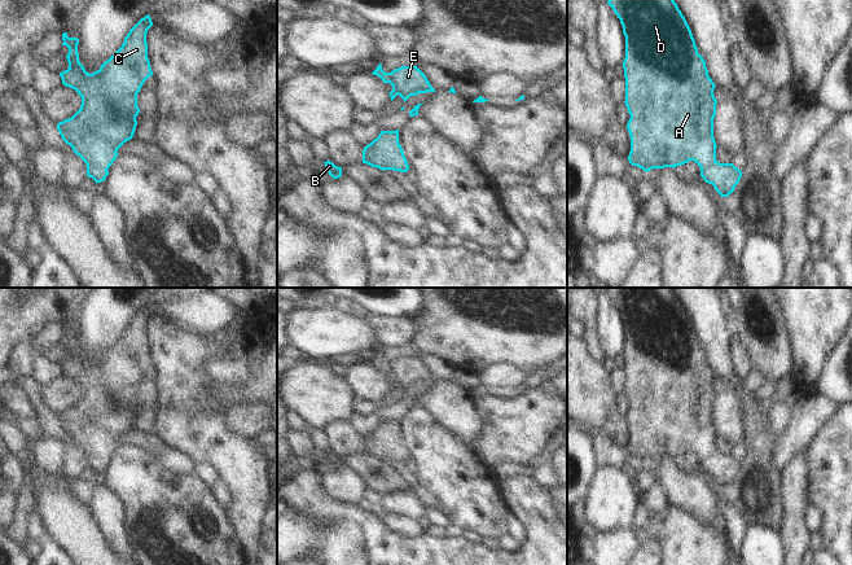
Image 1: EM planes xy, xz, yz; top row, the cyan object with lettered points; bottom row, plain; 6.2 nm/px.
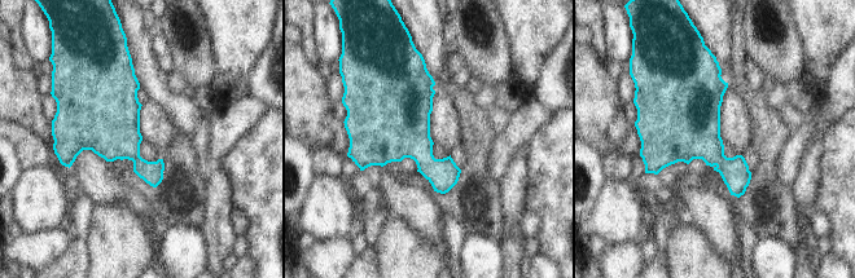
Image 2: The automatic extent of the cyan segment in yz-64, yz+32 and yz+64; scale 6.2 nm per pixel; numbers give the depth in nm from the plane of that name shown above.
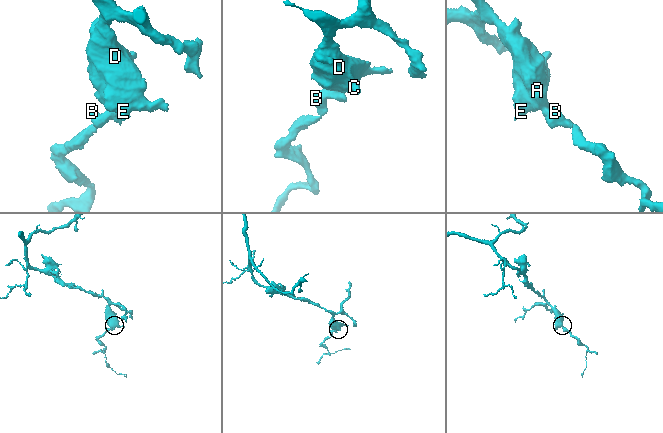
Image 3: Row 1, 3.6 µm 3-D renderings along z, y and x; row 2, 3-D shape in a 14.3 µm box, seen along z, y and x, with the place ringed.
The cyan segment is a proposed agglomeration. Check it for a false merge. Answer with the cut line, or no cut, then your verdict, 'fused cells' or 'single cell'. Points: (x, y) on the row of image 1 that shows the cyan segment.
no cut; single cell

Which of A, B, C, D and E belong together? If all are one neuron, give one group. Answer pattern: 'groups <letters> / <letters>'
groups A B C D E

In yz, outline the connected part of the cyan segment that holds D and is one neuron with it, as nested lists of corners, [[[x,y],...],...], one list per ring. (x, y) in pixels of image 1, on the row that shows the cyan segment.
[[[609,0],[607,4],[620,19],[625,36],[625,58],[623,61],[625,78],[625,106],[631,115],[627,128],[631,136],[628,161],[644,171],[681,166],[694,161],[701,167],[701,176],[721,197],[734,192],[742,178],[742,171],[733,163],[716,161],[716,141],[713,139],[713,118],[717,100],[713,96],[715,83],[708,75],[706,61],[698,53],[691,30],[675,0]]]

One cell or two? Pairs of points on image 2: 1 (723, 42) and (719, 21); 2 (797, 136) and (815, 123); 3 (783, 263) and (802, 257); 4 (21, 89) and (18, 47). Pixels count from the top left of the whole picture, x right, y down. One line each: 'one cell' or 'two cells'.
1: one cell
2: one cell
3: two cells
4: two cells

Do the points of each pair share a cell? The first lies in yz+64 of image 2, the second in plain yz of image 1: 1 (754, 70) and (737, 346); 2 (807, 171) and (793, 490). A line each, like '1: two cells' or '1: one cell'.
1: one cell
2: one cell

